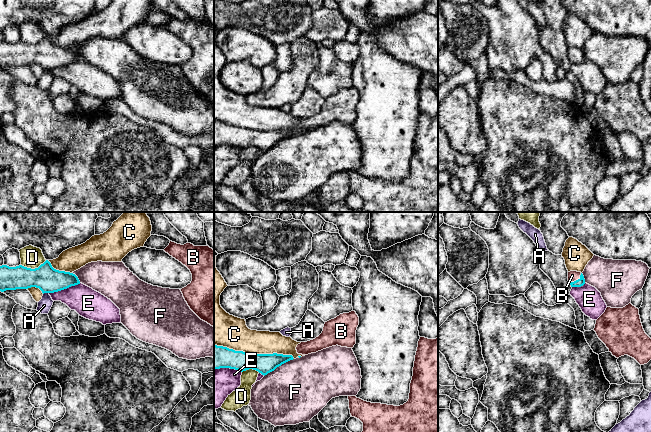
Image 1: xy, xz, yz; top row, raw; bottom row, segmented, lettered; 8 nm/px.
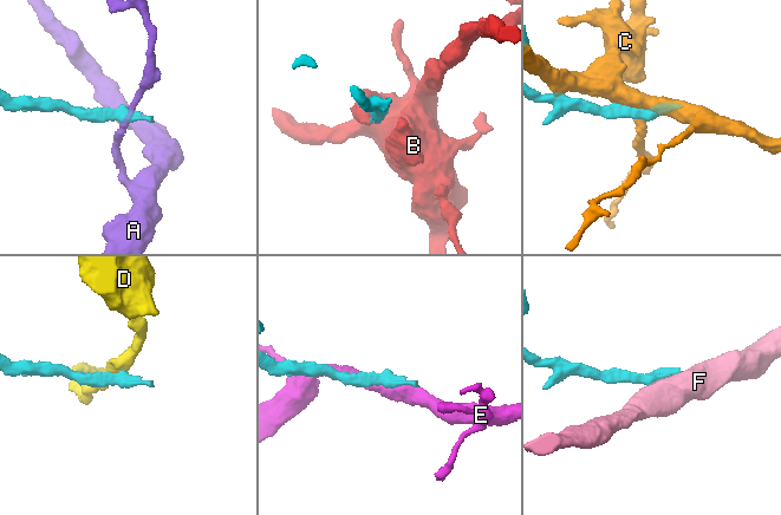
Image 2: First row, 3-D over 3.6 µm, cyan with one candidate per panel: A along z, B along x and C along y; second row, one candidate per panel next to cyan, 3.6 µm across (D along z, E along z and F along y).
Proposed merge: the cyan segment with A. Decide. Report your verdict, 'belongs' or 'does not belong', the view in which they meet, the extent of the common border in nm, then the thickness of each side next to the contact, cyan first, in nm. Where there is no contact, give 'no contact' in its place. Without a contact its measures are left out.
does not belong; meets cyan in xy; contact 50 nm long; 200 nm thick on the cyan side, 110 nm on the other

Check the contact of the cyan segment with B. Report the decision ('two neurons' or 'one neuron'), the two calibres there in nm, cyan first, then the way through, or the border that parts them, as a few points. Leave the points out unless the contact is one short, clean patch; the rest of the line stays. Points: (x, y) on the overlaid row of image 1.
one neuron; calibres 70 and 80 nm; way yz (580, 282), (576, 280), (572, 275)

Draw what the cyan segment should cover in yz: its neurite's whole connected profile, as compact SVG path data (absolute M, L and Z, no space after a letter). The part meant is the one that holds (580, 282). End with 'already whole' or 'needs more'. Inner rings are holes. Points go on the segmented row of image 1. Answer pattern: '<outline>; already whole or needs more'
M577 271L568 272L568 281L571 287L581 287L585 284L583 274Z; needs more

